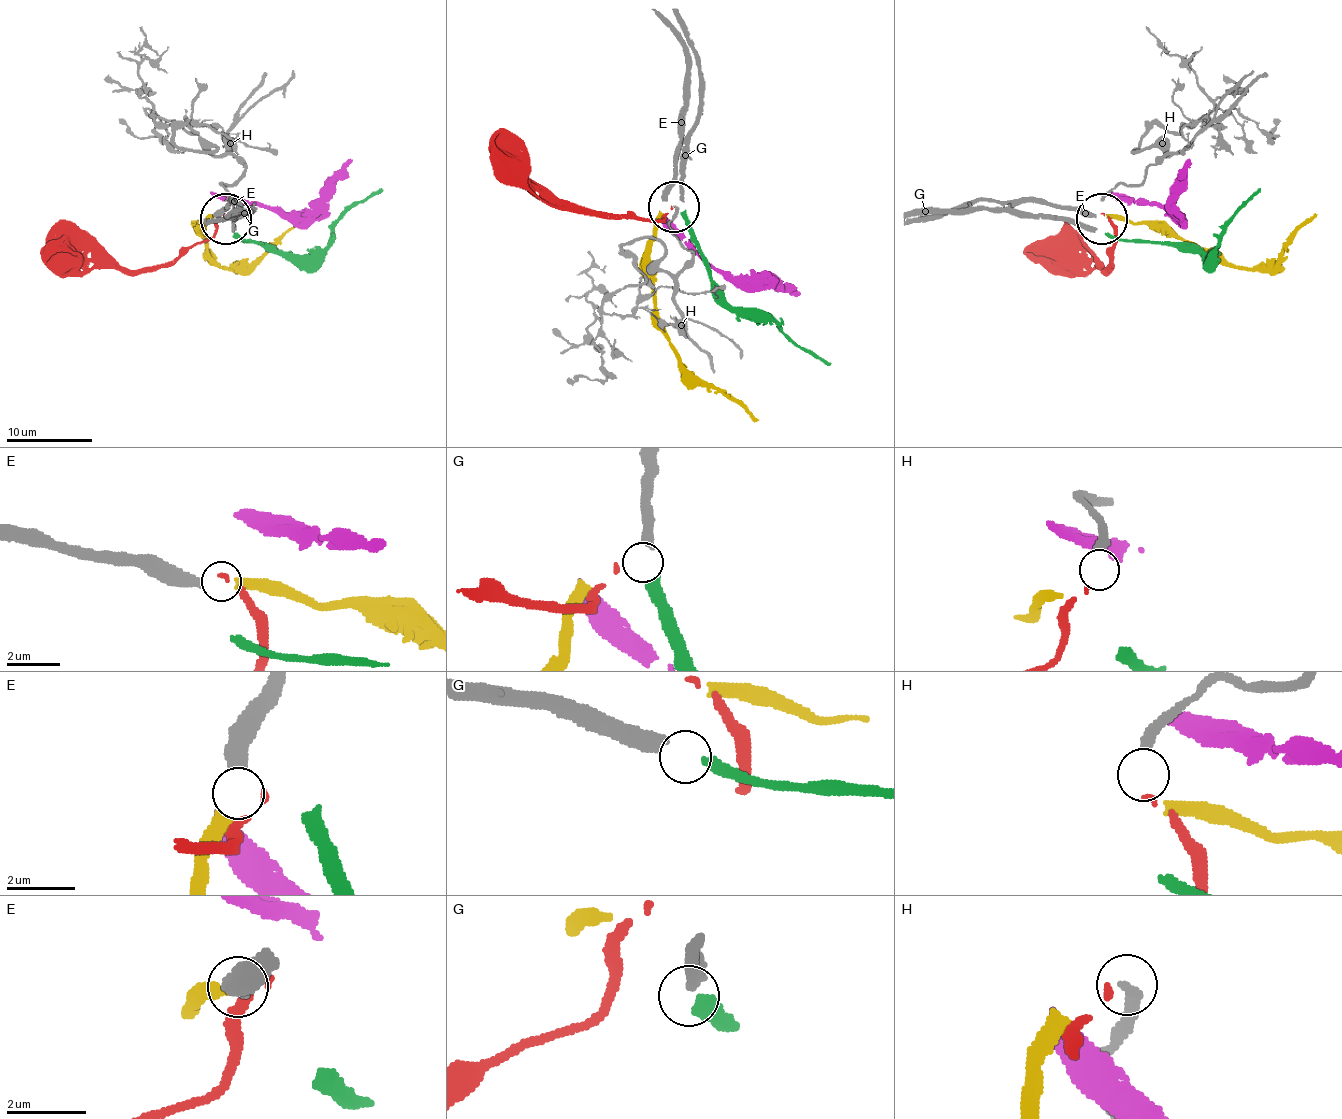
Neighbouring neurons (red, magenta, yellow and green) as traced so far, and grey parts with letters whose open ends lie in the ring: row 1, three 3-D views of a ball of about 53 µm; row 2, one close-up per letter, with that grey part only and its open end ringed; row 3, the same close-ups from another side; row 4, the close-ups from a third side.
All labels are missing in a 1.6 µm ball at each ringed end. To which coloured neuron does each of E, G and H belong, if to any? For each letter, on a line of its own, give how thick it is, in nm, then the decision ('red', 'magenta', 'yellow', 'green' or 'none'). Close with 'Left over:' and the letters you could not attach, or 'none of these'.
E: 480 nm thick; yellow
G: 400 nm thick; green
H: 280 nm thick; red
Left over: none of these

